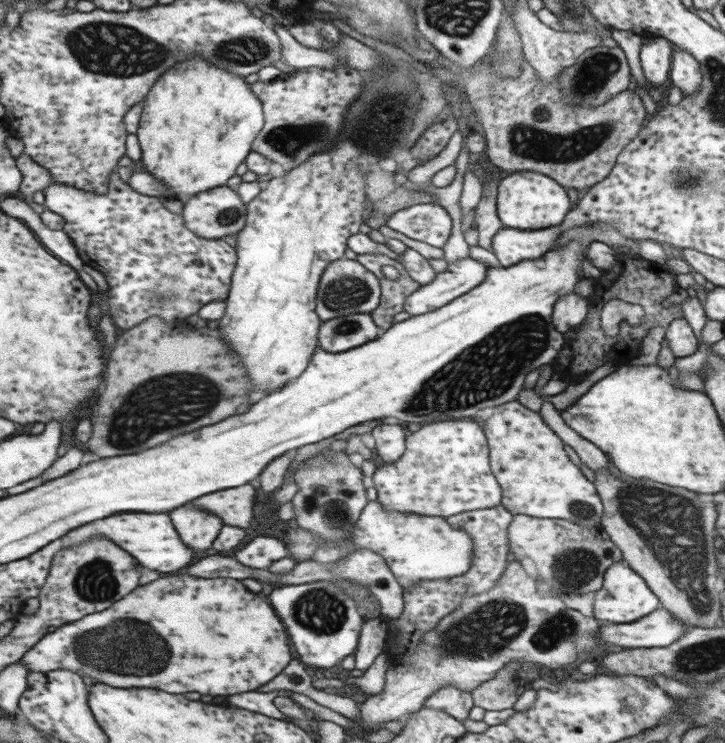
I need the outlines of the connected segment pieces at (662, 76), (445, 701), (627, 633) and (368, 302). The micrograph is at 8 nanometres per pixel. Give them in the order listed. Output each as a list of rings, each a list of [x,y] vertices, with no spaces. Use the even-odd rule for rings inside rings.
[[[650,37],[650,41],[640,45],[639,66],[643,82],[653,88],[666,88],[670,70],[672,46],[663,37]]]
[[[443,686],[441,690],[435,690],[426,698],[425,705],[427,708],[440,710],[462,723],[467,718],[467,712],[471,710],[473,702],[469,691]]]
[[[660,607],[638,621],[625,625],[601,624],[598,638],[607,646],[617,648],[651,648],[673,644],[689,630],[675,616]]]
[[[339,259],[330,262],[321,276],[317,292],[317,313],[321,321],[347,316],[348,314],[370,313],[377,308],[381,297],[381,282],[362,263]]]

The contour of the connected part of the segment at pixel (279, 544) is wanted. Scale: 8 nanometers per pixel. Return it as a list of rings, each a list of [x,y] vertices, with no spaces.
[[[262,534],[251,539],[235,554],[238,562],[259,570],[270,569],[275,562],[288,557],[291,557],[291,552],[283,540]]]

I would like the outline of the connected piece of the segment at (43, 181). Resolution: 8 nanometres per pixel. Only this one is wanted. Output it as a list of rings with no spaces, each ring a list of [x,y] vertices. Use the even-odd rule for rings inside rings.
[[[27,153],[18,156],[18,167],[22,170],[23,182],[19,186],[19,190],[23,195],[23,200],[33,206],[33,210],[37,214],[42,214],[43,207],[34,203],[32,198],[35,192],[44,191],[51,183],[53,183],[53,175],[51,171],[35,162]]]

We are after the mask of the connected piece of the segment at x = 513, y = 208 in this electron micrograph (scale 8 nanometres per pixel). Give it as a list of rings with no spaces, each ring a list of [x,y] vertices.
[[[514,171],[497,185],[496,216],[504,227],[519,230],[547,229],[559,225],[570,211],[569,198],[559,182],[537,171]]]

